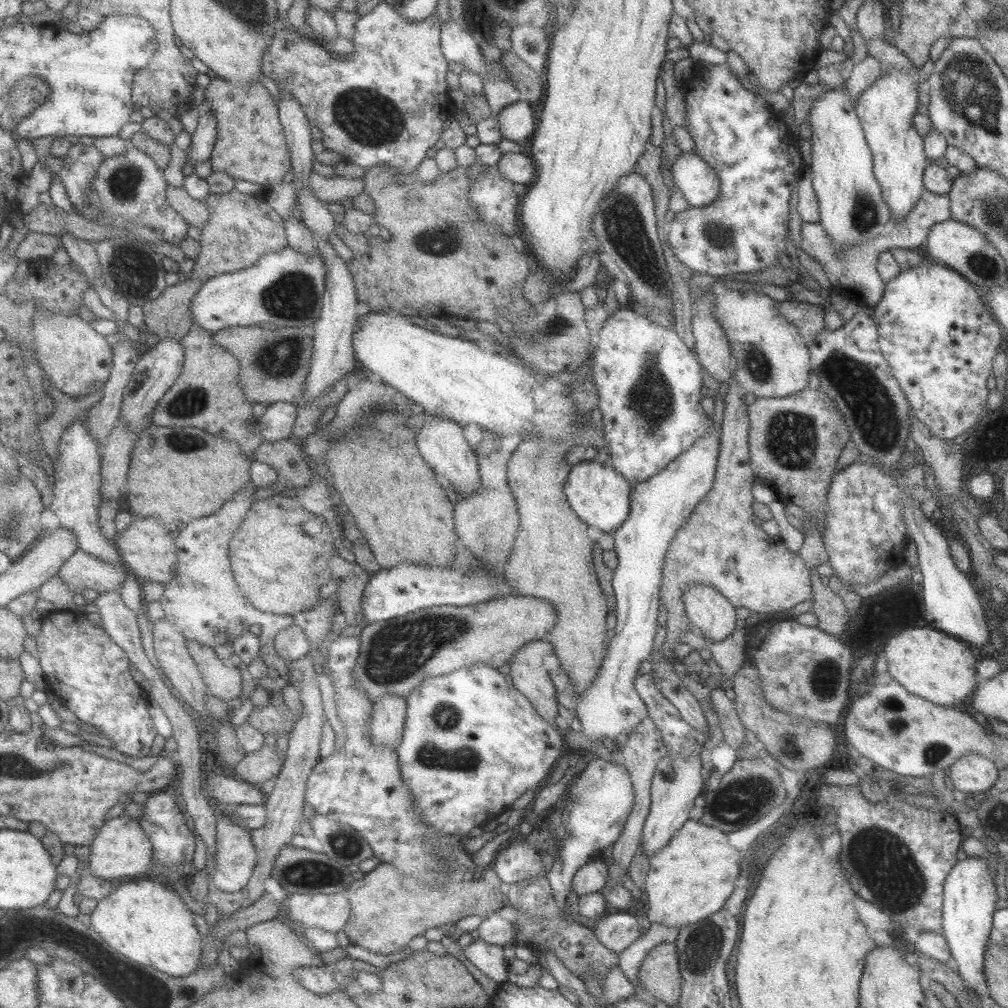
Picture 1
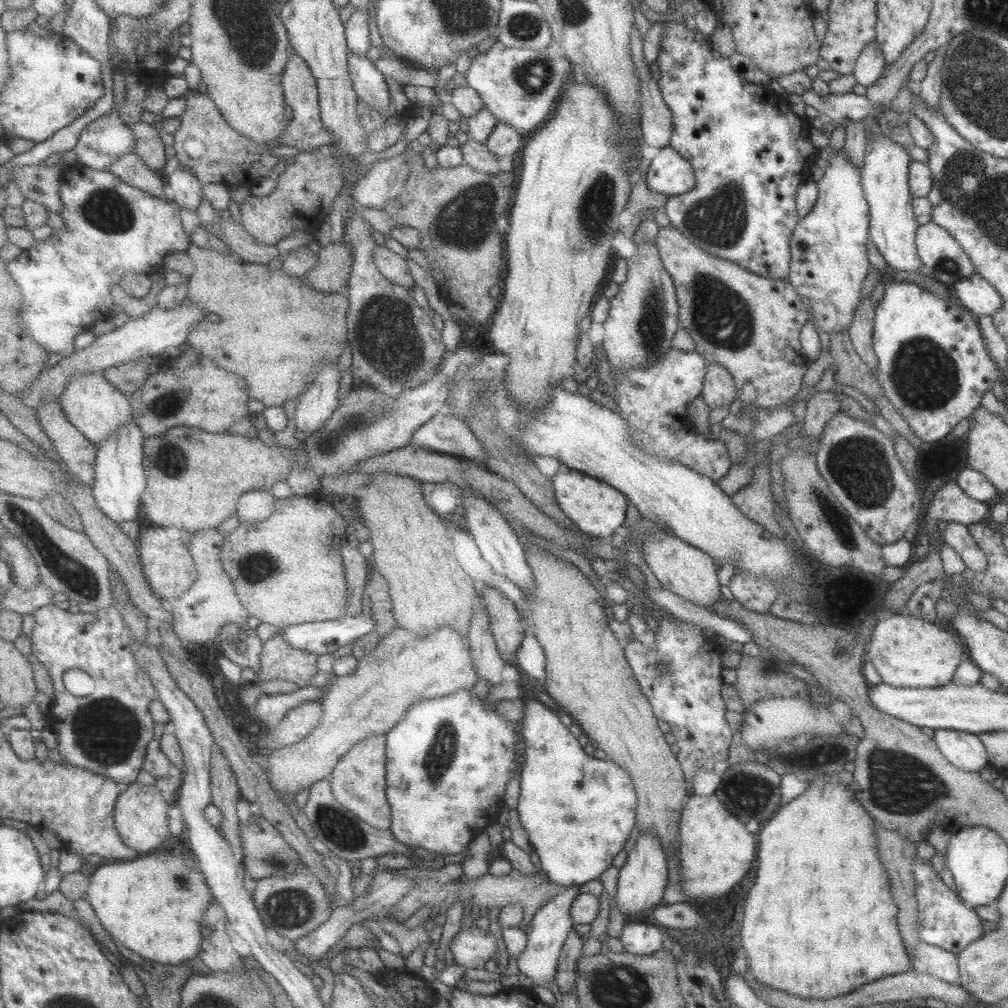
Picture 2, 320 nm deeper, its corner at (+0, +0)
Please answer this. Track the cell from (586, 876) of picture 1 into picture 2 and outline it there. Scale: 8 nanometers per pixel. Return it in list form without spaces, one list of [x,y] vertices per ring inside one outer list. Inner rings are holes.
[[[563,887],[557,896],[549,900],[544,907],[539,908],[531,918],[530,926],[526,935],[526,945],[522,953],[512,963],[517,973],[521,973],[531,979],[534,986],[547,987],[547,982],[554,979],[557,970],[558,958],[562,944],[571,931],[572,920],[569,915],[571,901],[581,893],[578,887]]]

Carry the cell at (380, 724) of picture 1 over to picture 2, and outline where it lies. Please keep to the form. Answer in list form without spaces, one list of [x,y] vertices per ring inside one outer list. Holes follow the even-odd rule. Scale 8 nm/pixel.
[[[377,734],[357,743],[330,775],[335,798],[361,820],[379,830],[392,826],[392,805],[388,801],[388,736]]]

